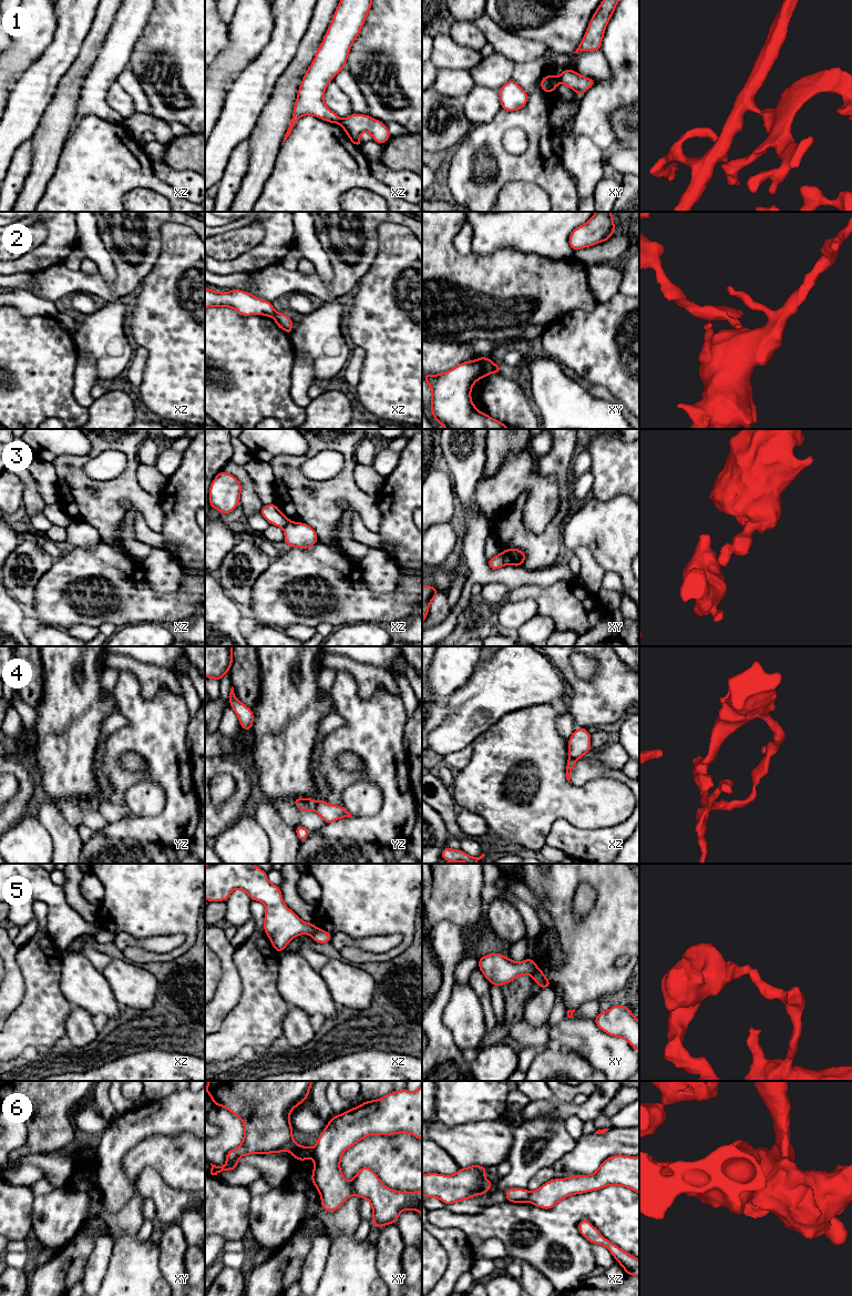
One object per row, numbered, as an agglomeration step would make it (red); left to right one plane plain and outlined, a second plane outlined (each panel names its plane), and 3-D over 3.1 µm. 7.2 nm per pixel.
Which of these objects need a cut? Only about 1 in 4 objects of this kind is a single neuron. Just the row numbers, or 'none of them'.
1, 2, 3, 4, 5, 6

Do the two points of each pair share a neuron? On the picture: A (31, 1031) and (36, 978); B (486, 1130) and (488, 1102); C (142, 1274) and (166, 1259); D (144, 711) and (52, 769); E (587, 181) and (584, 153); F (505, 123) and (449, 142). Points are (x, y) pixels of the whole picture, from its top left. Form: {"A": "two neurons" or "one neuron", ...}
{"A": "one neuron", "B": "two neurons", "C": "two neurons", "D": "two neurons", "E": "one neuron", "F": "two neurons"}

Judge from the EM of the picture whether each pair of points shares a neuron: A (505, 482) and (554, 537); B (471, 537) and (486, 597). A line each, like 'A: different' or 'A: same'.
A: different
B: different

